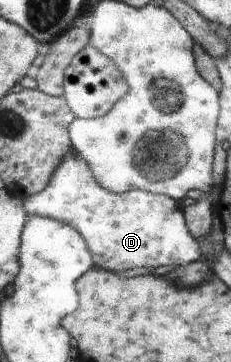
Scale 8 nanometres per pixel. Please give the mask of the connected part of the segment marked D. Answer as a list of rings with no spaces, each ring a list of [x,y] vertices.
[[[70,150],[51,183],[41,193],[23,201],[27,217],[44,215],[71,222],[83,235],[95,266],[105,271],[155,269],[156,267],[189,266],[202,261],[198,239],[189,230],[185,210],[178,200],[145,190],[122,194],[110,192],[98,183],[83,156]]]

